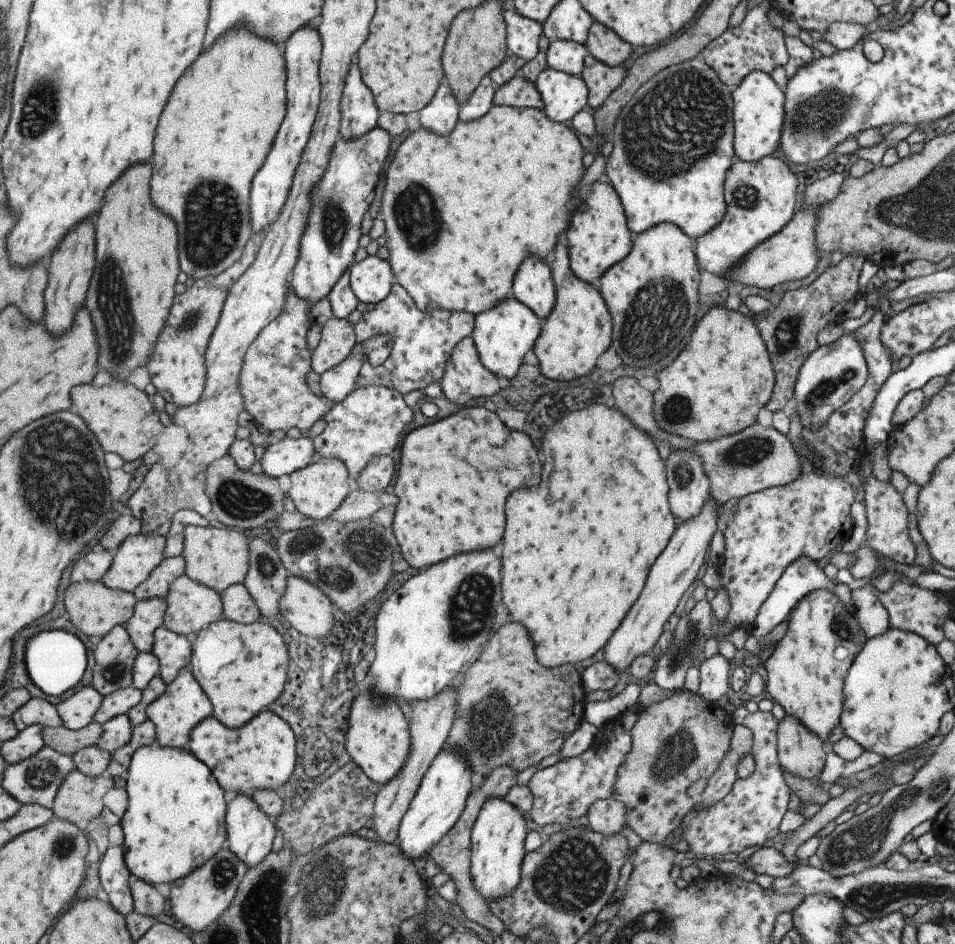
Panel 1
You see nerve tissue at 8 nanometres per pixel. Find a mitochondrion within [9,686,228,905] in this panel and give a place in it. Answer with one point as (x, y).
(44, 774)

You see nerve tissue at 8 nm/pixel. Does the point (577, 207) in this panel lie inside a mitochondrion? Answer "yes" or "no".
no

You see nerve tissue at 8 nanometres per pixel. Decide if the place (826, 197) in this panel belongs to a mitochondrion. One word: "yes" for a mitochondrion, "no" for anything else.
no

